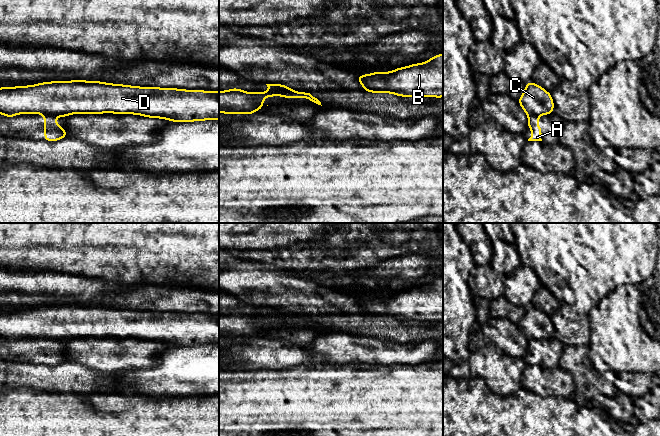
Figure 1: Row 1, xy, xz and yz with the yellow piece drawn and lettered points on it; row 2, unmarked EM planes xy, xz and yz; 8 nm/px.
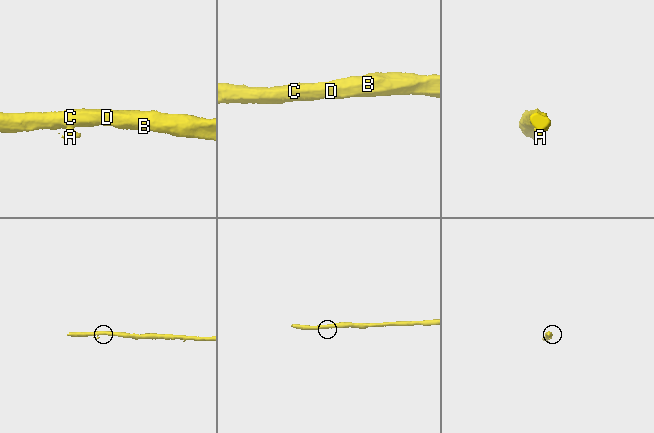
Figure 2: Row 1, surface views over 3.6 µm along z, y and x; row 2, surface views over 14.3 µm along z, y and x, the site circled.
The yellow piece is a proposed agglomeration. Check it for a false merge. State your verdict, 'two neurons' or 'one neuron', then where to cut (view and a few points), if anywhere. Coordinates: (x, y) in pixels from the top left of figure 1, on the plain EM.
two neurons; cut xy (44, 338), (56, 340)

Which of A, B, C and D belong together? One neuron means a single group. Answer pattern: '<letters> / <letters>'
A / B C D

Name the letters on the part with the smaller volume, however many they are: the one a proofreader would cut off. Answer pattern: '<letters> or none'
A

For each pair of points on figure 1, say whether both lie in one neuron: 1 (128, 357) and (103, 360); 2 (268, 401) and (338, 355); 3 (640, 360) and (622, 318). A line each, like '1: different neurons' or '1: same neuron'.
1: same neuron
2: different neurons
3: same neuron

